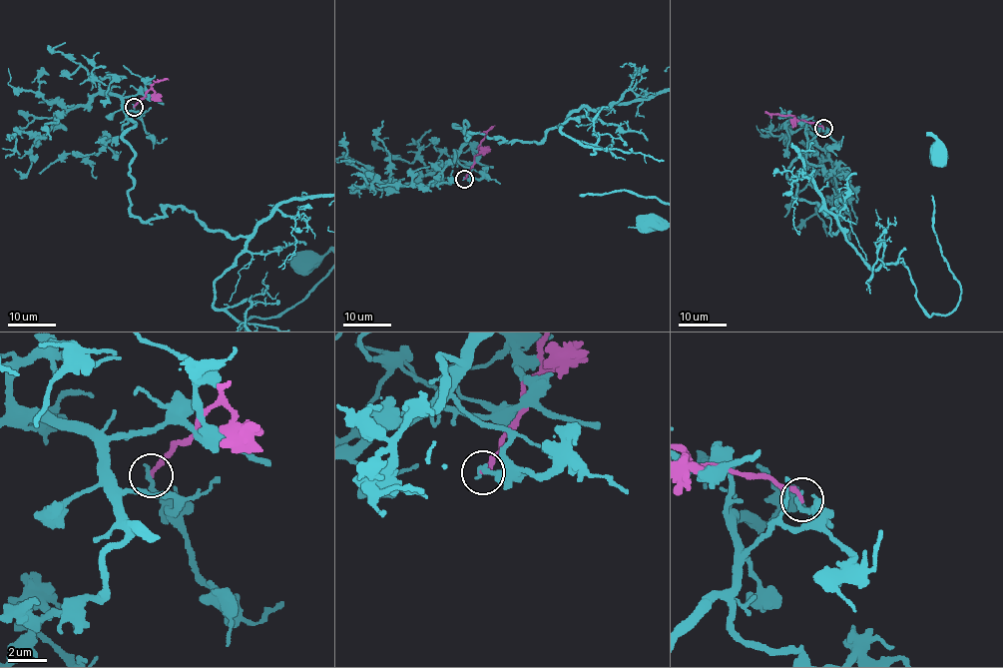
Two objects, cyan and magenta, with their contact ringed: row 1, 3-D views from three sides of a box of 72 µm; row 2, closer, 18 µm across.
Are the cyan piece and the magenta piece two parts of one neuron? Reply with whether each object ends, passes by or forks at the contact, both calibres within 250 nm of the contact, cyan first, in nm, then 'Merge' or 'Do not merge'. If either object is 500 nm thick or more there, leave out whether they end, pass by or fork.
At the ring cyan ends. At the ring magenta ends. Thickness 280 nm (cyan) against 240 nm. Do not merge

